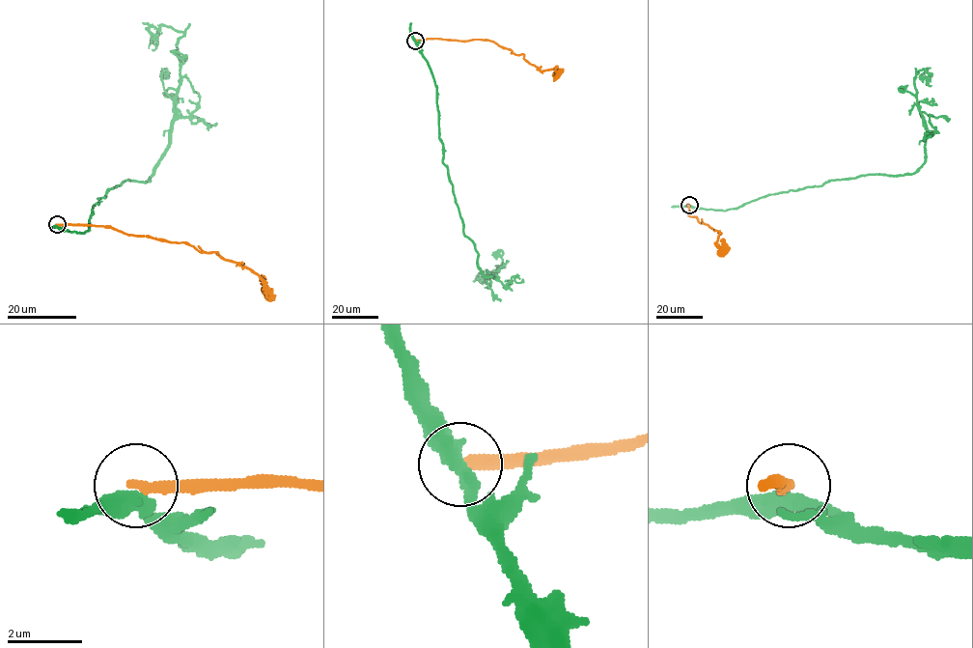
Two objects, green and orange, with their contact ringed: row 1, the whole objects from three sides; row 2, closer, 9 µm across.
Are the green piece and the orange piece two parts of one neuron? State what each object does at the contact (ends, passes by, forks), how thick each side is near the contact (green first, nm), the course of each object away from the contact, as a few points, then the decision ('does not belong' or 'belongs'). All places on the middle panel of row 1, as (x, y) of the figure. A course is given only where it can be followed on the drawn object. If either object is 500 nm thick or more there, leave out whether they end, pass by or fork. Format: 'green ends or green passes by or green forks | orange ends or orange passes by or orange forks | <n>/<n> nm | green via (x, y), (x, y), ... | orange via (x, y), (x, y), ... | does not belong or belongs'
green passes by | orange ends | 440/280 nm | green via (415, 41), (436, 90), (443, 163), (463, 234), (485, 276), (494, 278), (501, 267), (480, 283) | orange via (415, 41), (486, 40), (516, 55), (523, 54), (542, 70), (555, 69), (555, 74), (553, 72) | does not belong

